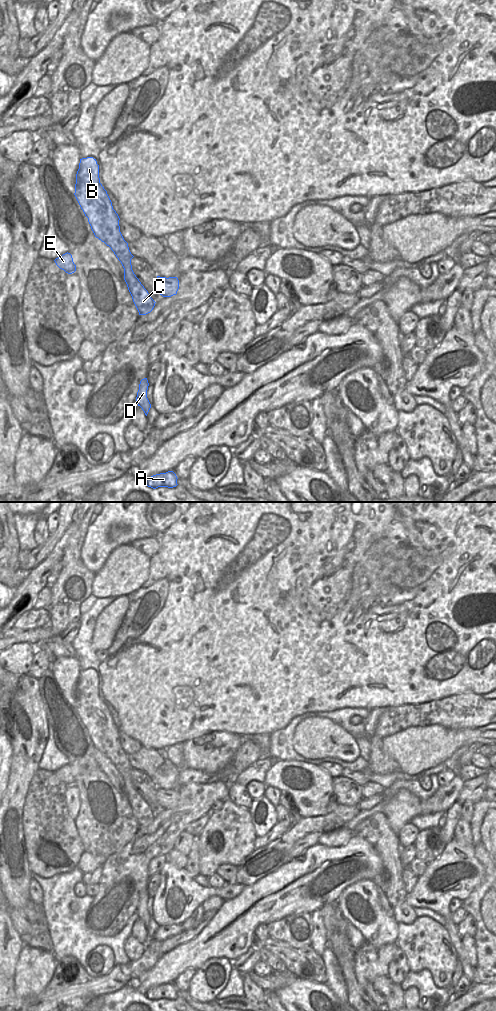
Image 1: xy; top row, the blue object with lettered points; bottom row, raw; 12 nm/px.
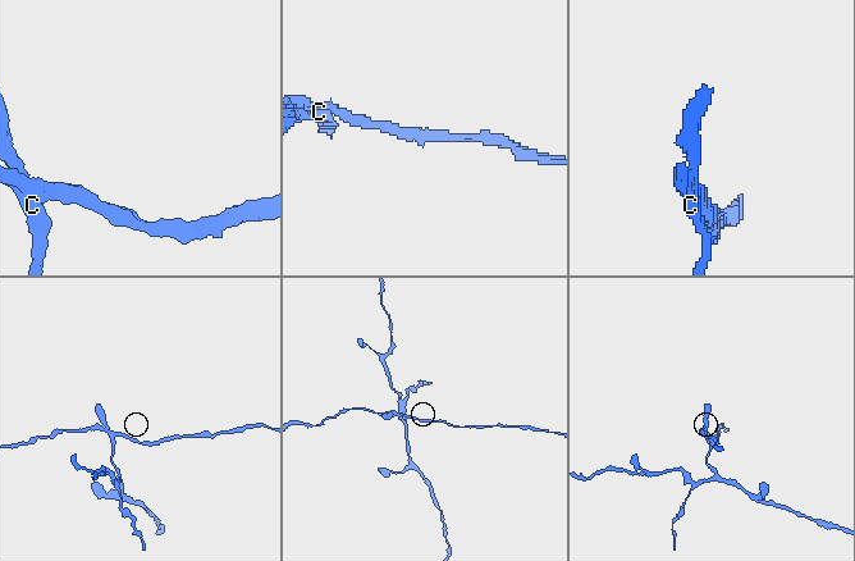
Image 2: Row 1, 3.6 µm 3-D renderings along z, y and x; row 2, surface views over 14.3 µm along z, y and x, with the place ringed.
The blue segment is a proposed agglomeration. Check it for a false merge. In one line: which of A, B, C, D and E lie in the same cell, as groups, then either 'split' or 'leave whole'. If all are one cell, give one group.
A B C D / E; split

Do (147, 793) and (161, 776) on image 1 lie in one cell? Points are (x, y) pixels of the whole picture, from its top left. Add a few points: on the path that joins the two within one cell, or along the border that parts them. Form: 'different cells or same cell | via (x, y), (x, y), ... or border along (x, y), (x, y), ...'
different cells | border along (150, 778), (158, 787)

